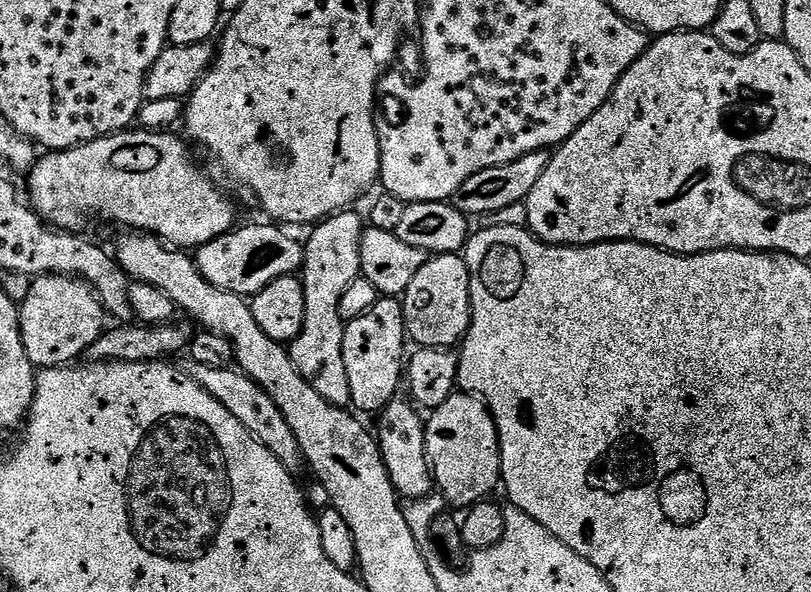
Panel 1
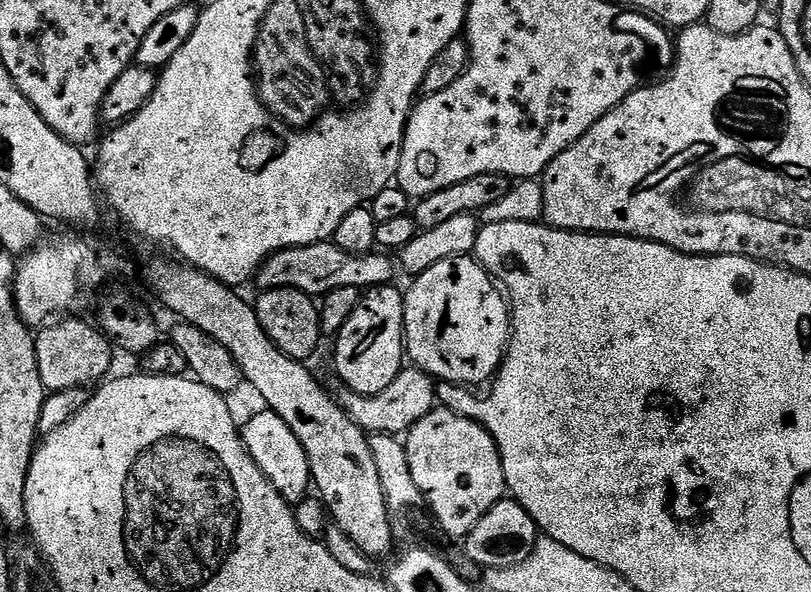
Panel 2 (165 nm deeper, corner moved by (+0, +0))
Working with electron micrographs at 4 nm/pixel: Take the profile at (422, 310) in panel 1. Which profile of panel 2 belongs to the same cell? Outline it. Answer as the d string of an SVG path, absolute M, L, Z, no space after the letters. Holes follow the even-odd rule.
M471 255L455 256L449 260L438 262L430 266L422 275L411 281L412 285L404 292L404 338L406 341L406 356L415 367L427 372L429 376L445 384L462 384L465 386L476 386L472 384L487 385L495 377L500 369L500 363L504 360L504 353L508 351L508 337L512 335L512 314L505 293L498 287L497 281L489 276L488 271L480 265Z

